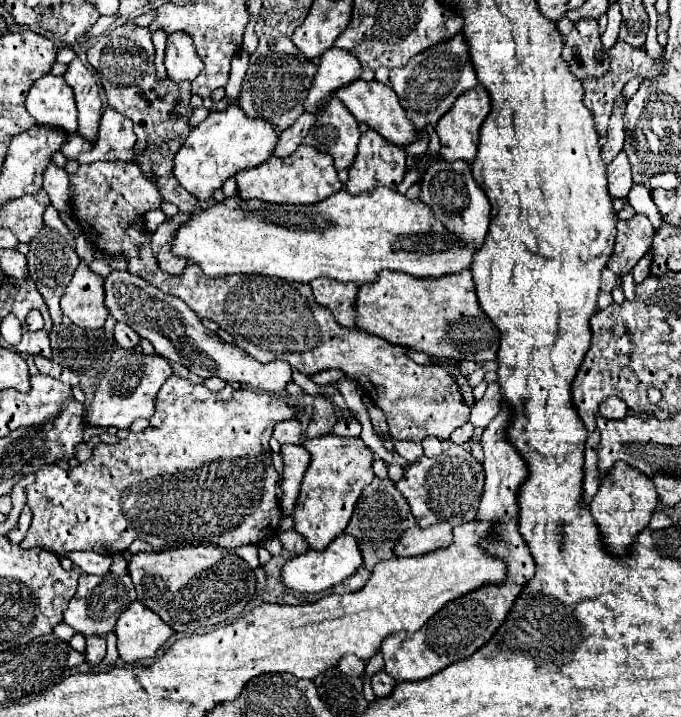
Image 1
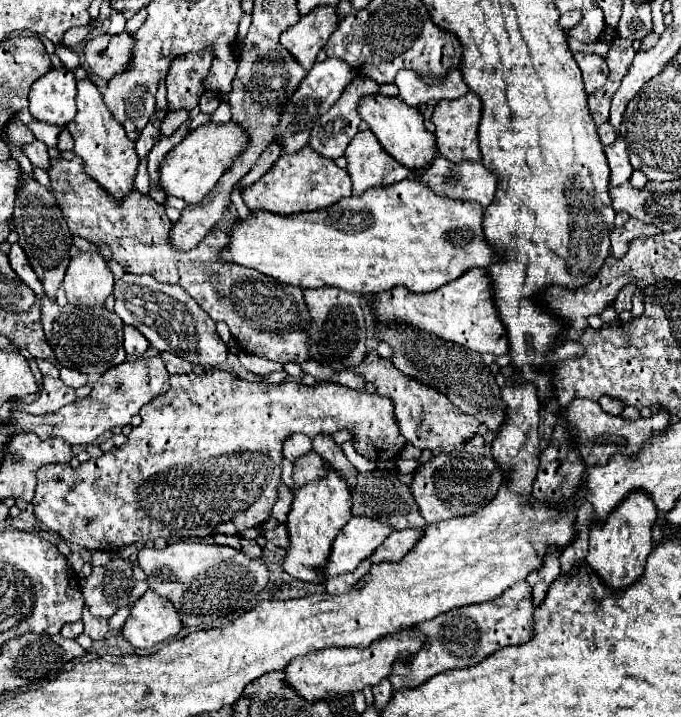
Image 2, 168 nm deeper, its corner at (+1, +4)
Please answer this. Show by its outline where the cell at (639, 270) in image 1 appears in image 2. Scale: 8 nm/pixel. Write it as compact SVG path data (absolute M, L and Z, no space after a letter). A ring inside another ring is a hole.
M629 284L629 286L625 286L625 288L619 292L619 296L617 296L617 300L615 300L615 310L617 310L617 314L623 312L623 310L631 310L631 298L633 298L635 290L637 290L637 286L635 286L635 284L633 284L633 286Z

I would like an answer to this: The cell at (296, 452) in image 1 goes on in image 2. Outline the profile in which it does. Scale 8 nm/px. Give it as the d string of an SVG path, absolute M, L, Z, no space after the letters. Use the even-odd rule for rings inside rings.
M309 452L305 456L301 456L295 464L293 464L293 478L297 482L297 486L305 486L309 482L315 482L315 480L321 480L325 476L325 470L323 470L323 458L317 454L317 452Z

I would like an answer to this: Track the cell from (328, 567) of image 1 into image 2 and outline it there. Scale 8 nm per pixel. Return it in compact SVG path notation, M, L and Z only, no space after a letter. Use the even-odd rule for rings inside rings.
M353 516L339 536L335 538L333 552L329 556L327 568L321 570L325 578L353 572L361 560L373 554L373 550L393 532L385 520L369 516Z

